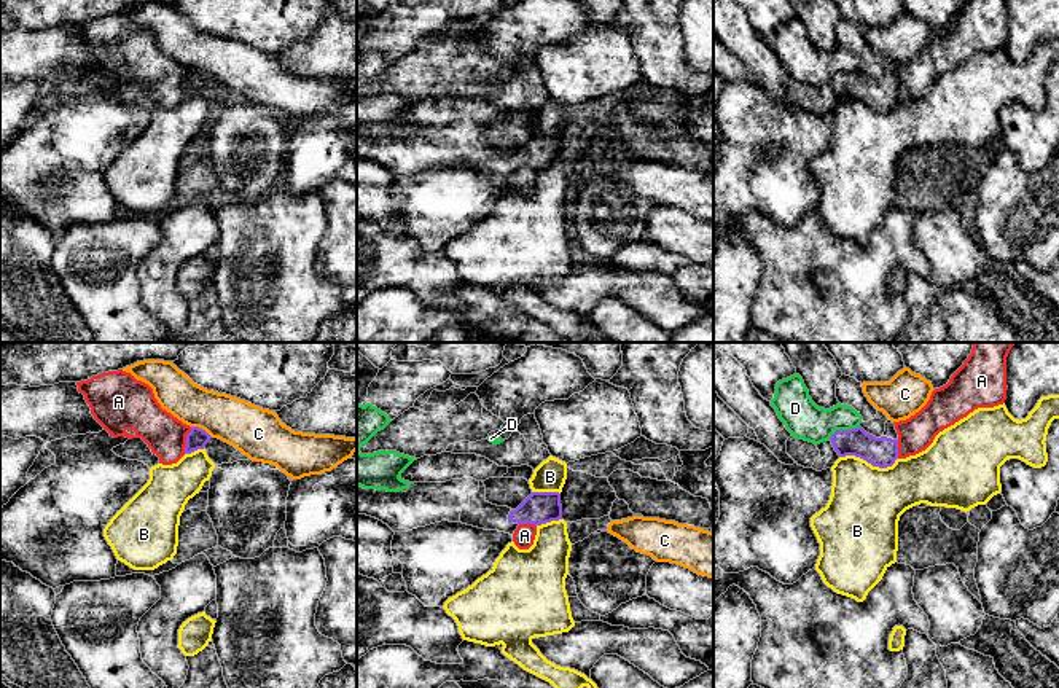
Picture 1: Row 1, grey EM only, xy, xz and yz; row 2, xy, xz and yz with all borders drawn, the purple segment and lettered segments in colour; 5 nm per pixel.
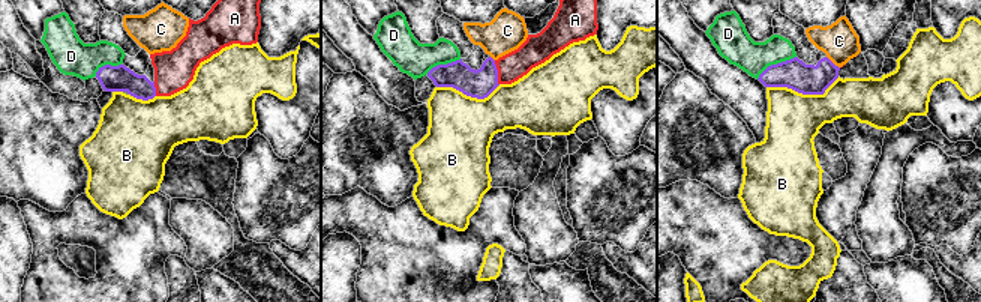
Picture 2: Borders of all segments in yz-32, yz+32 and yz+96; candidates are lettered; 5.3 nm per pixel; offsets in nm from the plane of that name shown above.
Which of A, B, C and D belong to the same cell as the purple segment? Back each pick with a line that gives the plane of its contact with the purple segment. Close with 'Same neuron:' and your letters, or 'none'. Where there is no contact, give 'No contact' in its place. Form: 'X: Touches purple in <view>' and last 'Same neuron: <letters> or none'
Same neuron: none

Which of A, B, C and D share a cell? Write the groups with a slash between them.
A / B / C / D

